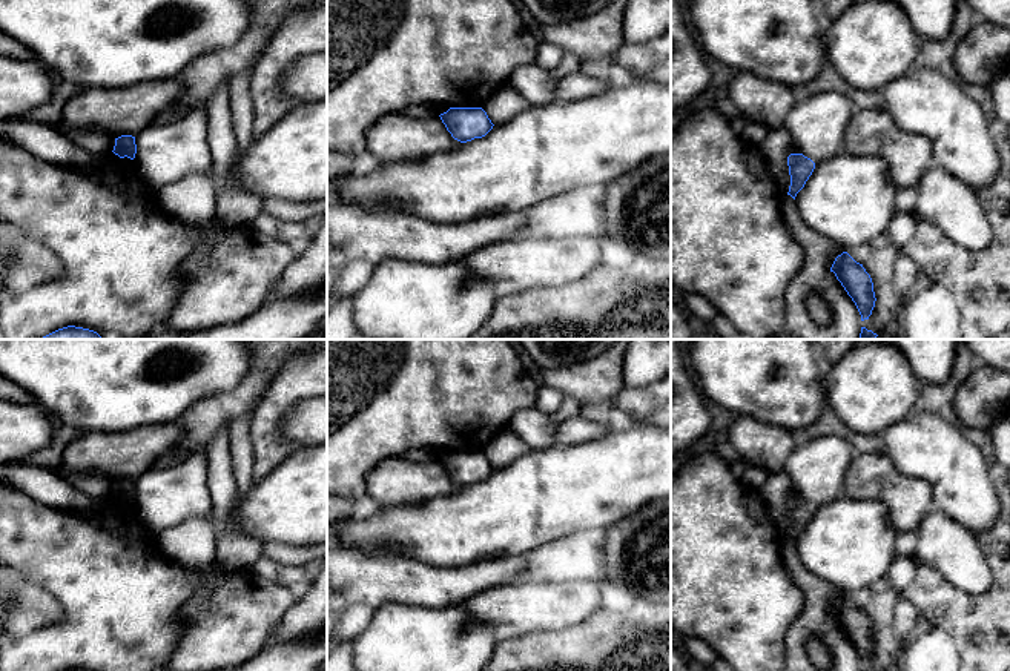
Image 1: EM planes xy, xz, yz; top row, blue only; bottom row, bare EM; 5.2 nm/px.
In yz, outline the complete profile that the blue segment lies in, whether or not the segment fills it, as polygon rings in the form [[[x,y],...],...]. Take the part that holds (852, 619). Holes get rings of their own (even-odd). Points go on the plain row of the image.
[[[847,596],[838,599],[830,611],[847,639],[855,646],[861,665],[869,663],[875,651],[875,636],[870,619],[863,608],[857,607]]]

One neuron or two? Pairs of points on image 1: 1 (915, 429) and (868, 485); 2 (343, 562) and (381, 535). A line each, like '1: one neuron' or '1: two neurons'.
1: two neurons
2: two neurons

